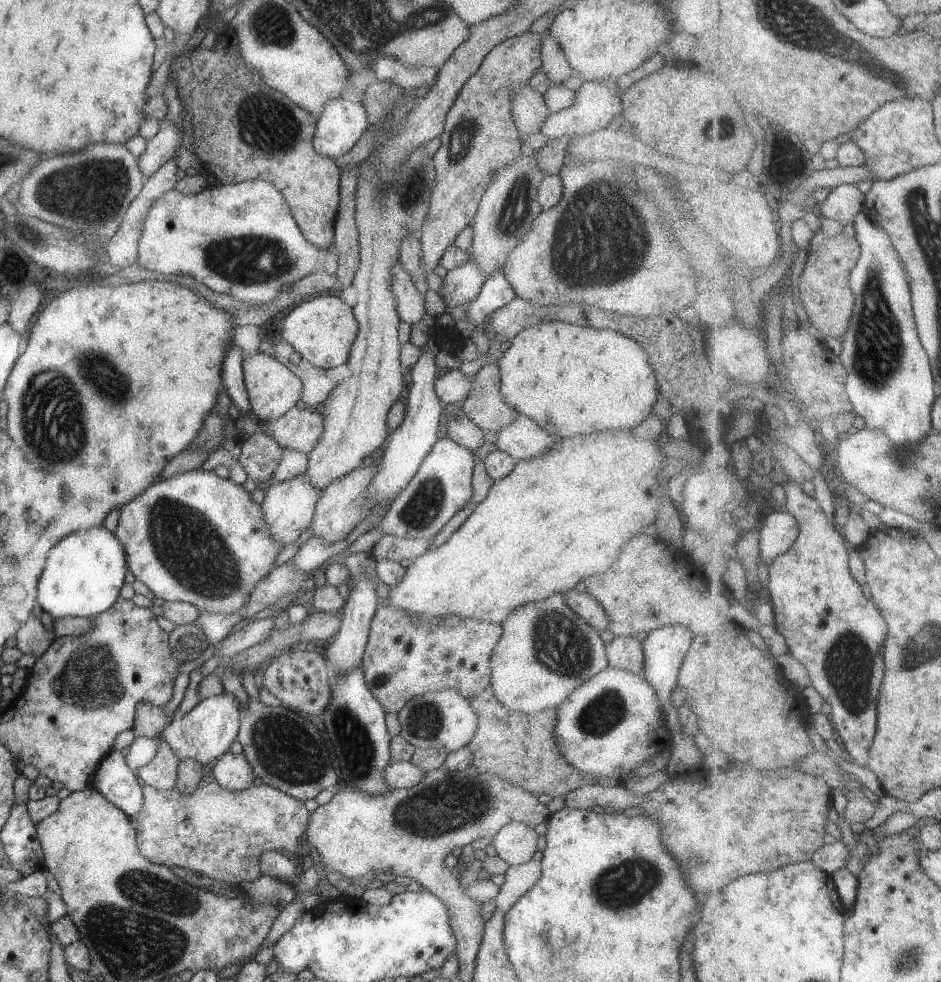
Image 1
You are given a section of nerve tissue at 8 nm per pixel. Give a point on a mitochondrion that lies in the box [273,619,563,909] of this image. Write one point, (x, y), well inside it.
(444, 806)

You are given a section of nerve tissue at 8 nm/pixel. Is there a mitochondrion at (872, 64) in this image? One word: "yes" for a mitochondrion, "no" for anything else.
yes

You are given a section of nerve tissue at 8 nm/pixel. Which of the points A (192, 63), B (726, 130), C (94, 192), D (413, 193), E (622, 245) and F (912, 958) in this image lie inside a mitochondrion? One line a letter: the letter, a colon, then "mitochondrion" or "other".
A: other
B: mitochondrion
C: mitochondrion
D: mitochondrion
E: mitochondrion
F: mitochondrion

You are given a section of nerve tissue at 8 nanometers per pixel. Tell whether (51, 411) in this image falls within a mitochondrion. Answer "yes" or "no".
yes

